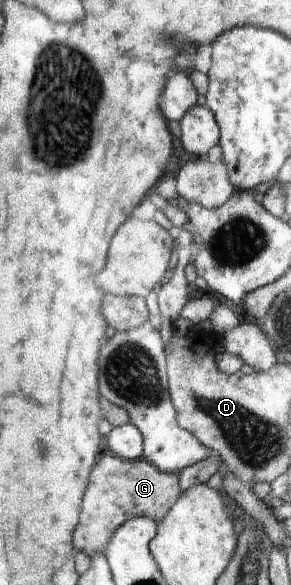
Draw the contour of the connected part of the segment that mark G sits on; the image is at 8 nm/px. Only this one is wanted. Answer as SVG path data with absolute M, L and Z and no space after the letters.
M104 455L98 459L98 463L93 465L89 477L90 485L82 501L82 515L74 529L74 547L78 551L84 551L90 558L95 554L105 553L112 536L125 521L142 516L161 520L181 496L179 474L160 471L155 465L144 459L130 461L118 456Z

